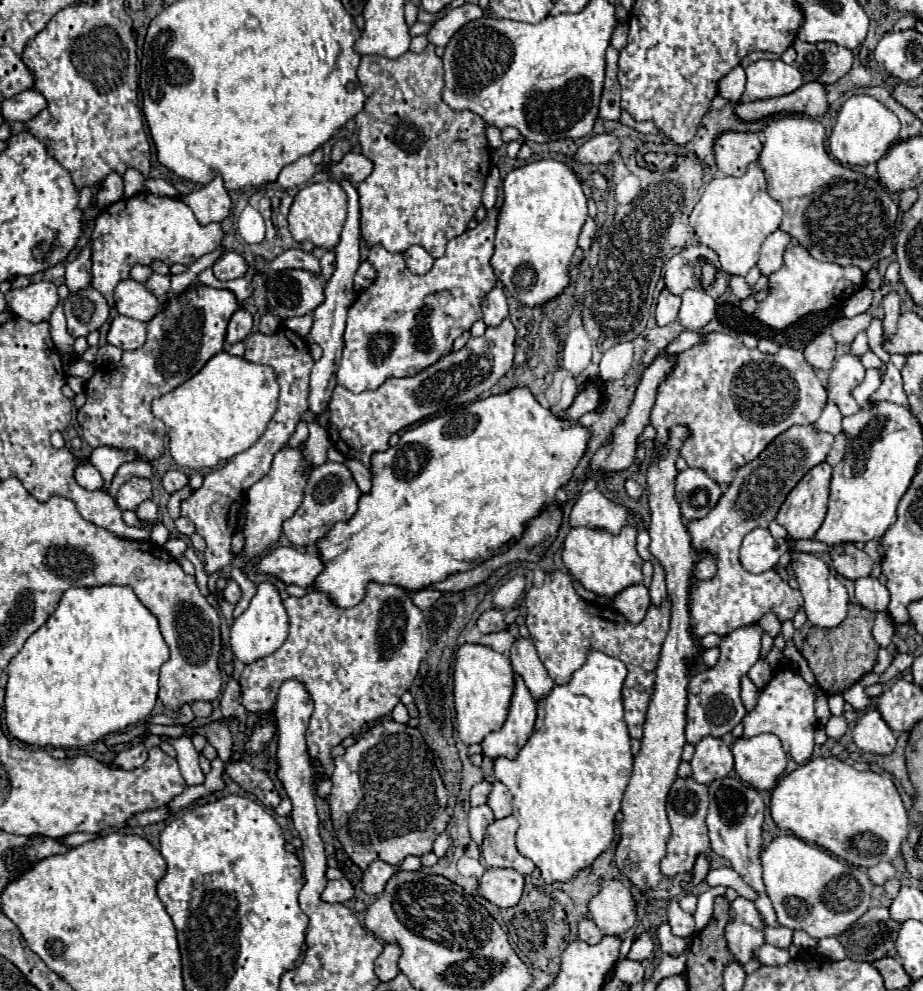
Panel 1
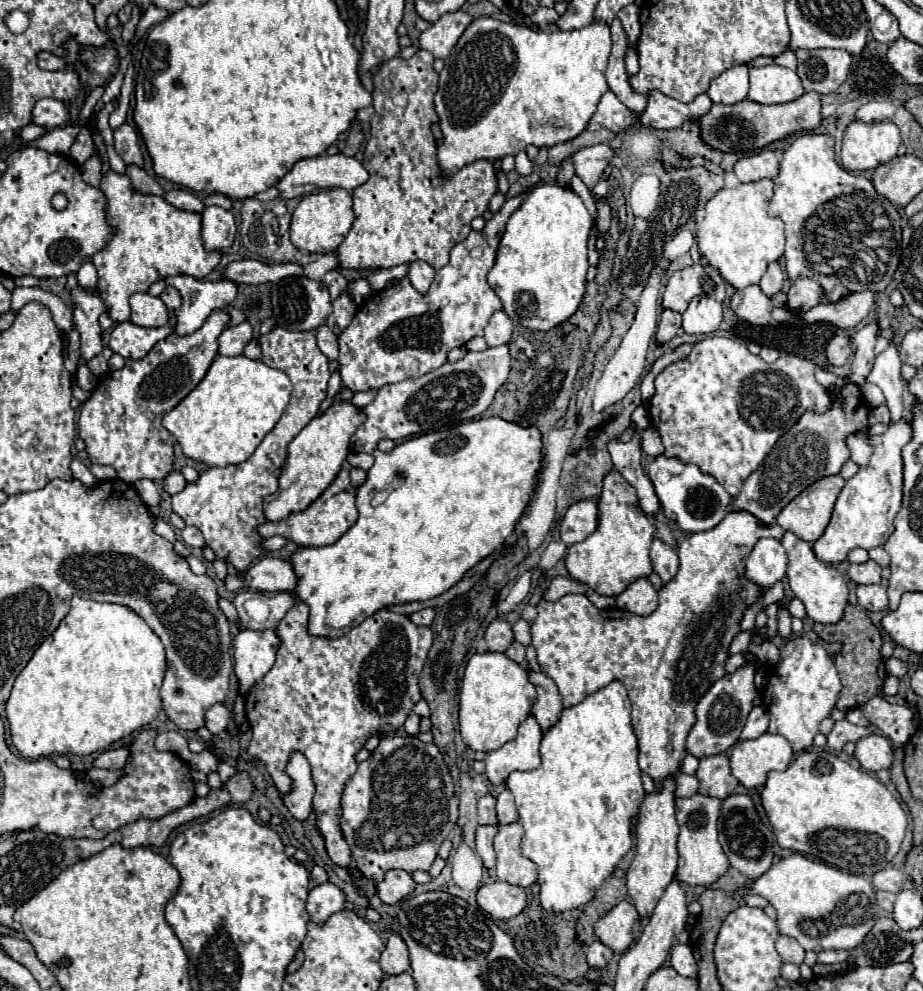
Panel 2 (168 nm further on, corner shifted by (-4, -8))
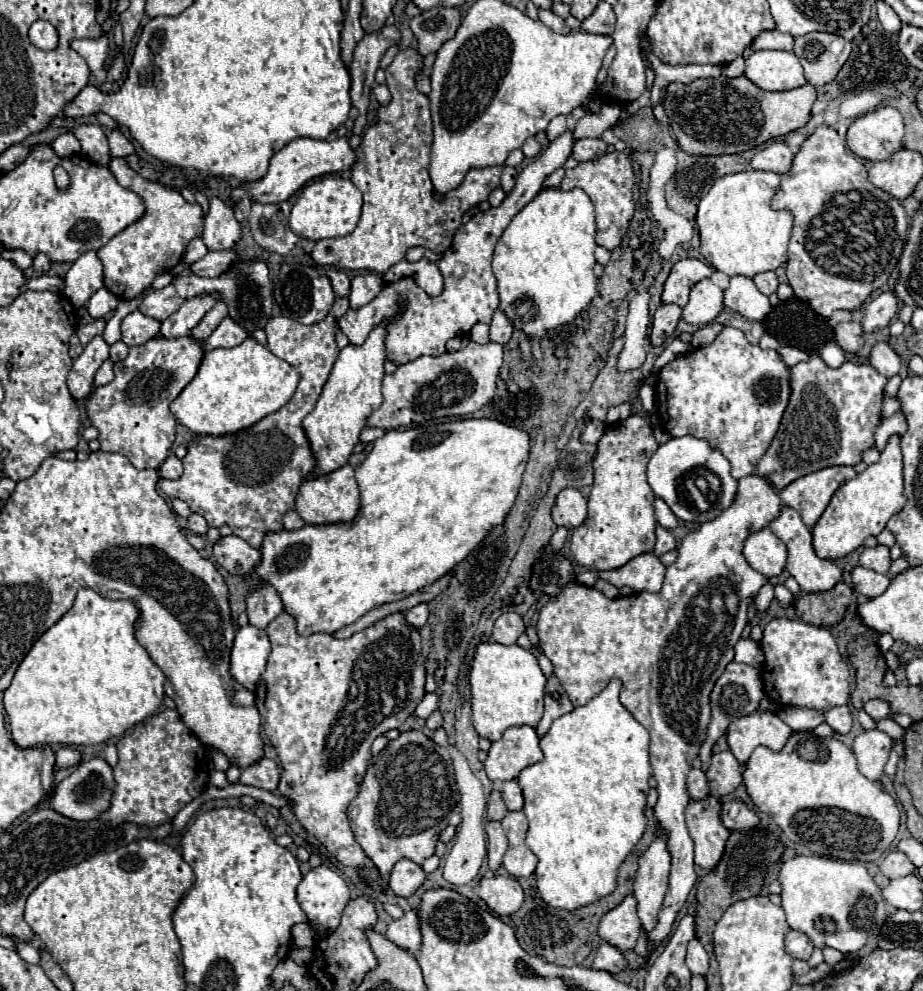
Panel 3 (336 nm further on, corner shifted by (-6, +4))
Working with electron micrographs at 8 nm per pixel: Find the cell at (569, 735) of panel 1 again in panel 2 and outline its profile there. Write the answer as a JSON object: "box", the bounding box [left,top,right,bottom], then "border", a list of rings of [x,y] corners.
{"box":[506,680,646,912],"border":[[[614,680],[606,688],[590,694],[584,702],[564,708],[562,718],[552,726],[540,746],[542,764],[532,772],[512,772],[506,788],[514,794],[524,826],[522,854],[538,868],[540,904],[546,912],[568,912],[588,904],[598,886],[614,872],[622,856],[632,848],[632,818],[640,810],[646,792],[638,768],[638,742],[630,724],[630,700],[622,682]]]}

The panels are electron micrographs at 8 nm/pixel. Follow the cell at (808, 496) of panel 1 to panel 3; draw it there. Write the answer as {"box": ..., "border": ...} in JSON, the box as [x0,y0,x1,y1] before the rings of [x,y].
{"box":[780,466,856,526],"border":[[[830,466],[808,476],[802,476],[780,490],[780,500],[784,506],[790,506],[800,512],[800,518],[806,526],[814,526],[822,512],[826,510],[832,494],[846,482],[856,476],[852,466]]]}

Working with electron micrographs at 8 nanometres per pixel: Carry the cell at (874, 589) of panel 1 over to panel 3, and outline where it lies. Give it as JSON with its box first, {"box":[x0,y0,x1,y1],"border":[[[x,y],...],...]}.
{"box":[852,566,890,598],"border":[[[856,566],[852,570],[852,586],[858,594],[864,594],[868,598],[876,598],[880,596],[890,584],[890,578],[886,574],[878,574],[874,570]]]}

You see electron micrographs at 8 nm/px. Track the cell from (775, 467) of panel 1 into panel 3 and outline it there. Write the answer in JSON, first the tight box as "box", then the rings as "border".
{"box":[756,356,886,490],"border":[[[812,356],[808,362],[800,362],[790,368],[790,384],[792,384],[792,396],[790,404],[784,412],[782,424],[778,428],[776,438],[768,446],[766,454],[760,458],[756,466],[756,476],[766,478],[776,490],[786,488],[790,482],[828,468],[836,464],[844,466],[854,466],[856,462],[862,460],[862,452],[866,448],[874,446],[874,430],[880,424],[880,410],[882,410],[882,400],[884,400],[884,386],[886,378],[868,364],[854,364],[854,362],[844,362],[840,368],[830,368],[822,362],[820,356]]]}

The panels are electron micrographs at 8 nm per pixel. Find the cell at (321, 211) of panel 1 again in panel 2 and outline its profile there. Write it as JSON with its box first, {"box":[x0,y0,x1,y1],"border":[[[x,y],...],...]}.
{"box":[290,188,356,254],"border":[[[330,188],[330,190],[320,190],[316,194],[308,194],[300,200],[298,208],[292,214],[290,240],[296,248],[306,250],[310,254],[334,252],[350,232],[354,218],[356,216],[352,210],[352,196],[346,190]]]}

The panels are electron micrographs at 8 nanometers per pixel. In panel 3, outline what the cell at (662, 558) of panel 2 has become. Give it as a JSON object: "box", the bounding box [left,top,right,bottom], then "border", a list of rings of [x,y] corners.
{"box":[654,526,676,556],"border":[[[656,526],[656,538],[658,538],[658,540],[656,540],[656,548],[654,548],[654,552],[656,552],[658,556],[676,548],[676,540],[674,540],[672,532],[666,530],[664,526]]]}

